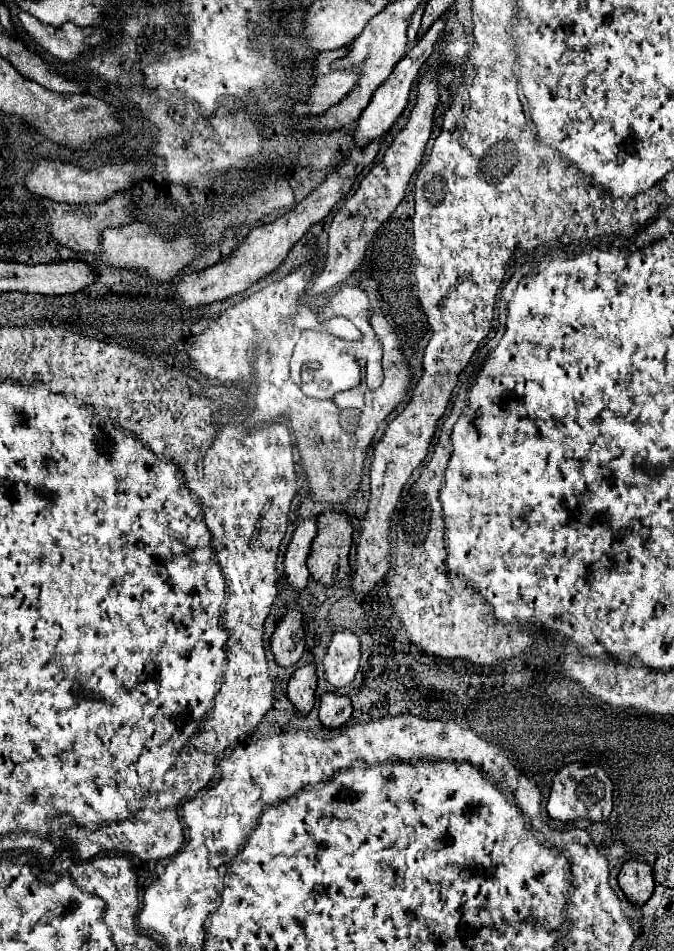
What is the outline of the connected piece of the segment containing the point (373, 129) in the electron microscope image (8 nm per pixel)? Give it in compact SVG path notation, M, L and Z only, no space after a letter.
M440 18L438 22L434 22L434 24L430 26L428 34L422 36L422 38L408 50L408 54L394 66L394 70L392 70L392 74L388 76L388 80L374 92L370 104L366 106L366 110L362 112L362 116L360 116L358 122L356 122L356 130L354 130L354 146L362 148L362 146L366 146L368 142L374 142L374 140L382 138L382 136L390 130L390 126L396 122L396 118L402 114L402 110L406 108L406 102L408 102L408 94L410 94L412 82L418 78L418 72L420 72L422 64L424 64L426 58L430 56L434 42L438 40L440 32L444 30L444 22L446 22L444 18Z

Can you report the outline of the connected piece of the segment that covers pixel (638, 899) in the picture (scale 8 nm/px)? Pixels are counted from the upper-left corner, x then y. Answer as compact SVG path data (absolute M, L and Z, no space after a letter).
M628 860L622 866L618 874L618 884L626 894L628 902L632 902L634 906L646 904L654 892L654 878L650 866L636 860Z

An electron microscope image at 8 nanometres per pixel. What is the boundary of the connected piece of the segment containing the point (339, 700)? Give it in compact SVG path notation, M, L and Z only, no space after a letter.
M326 692L322 694L322 702L320 702L320 724L324 728L340 728L346 724L346 720L352 714L352 704L348 696L340 696L334 692Z

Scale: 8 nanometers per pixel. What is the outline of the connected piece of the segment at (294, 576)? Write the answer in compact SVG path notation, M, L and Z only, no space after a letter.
M316 518L302 520L294 532L292 542L288 544L286 556L284 556L284 572L286 580L292 590L302 592L306 588L306 582L310 578L306 558L310 554L310 546L316 534Z

